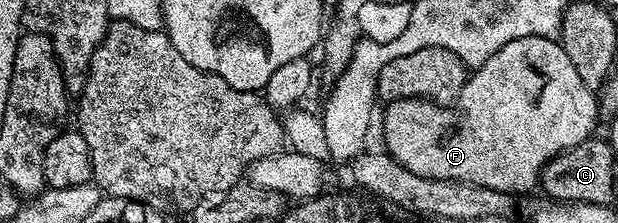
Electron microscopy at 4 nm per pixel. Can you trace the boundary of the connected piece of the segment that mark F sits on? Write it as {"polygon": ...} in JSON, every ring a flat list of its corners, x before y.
{"polygon":[[524,36,520,40,512,40,500,48,485,62,484,65,477,67,467,77,464,88,460,96,449,106,437,106,434,102,428,102,425,98,401,98,389,103,385,107,386,115,382,118,382,138,386,141,384,146,385,153,400,163,410,172,416,172,416,176,424,176,432,180,456,180,457,182,467,182,476,184,484,188,499,190,511,196,519,196,525,190,530,190,539,185,542,177,542,169,552,161,557,154,562,154,566,150,571,150,576,144,585,142,587,138,595,133,594,125,599,125,598,99,595,91,589,90,580,80,580,75,576,73,576,68,572,65,572,60,568,60,568,52,555,39,541,38,540,36]]}

